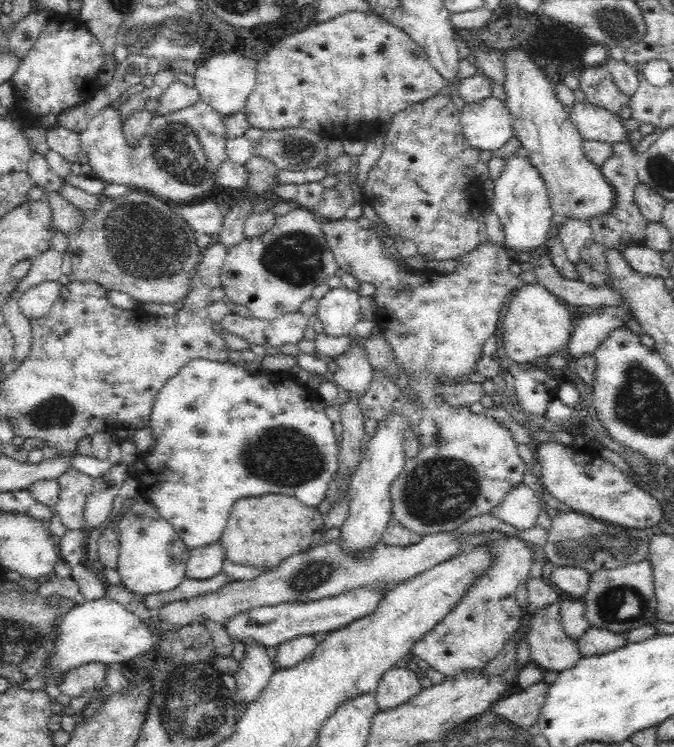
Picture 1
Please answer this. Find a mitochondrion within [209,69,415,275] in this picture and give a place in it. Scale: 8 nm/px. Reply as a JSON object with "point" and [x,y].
{"point":[296,150]}

